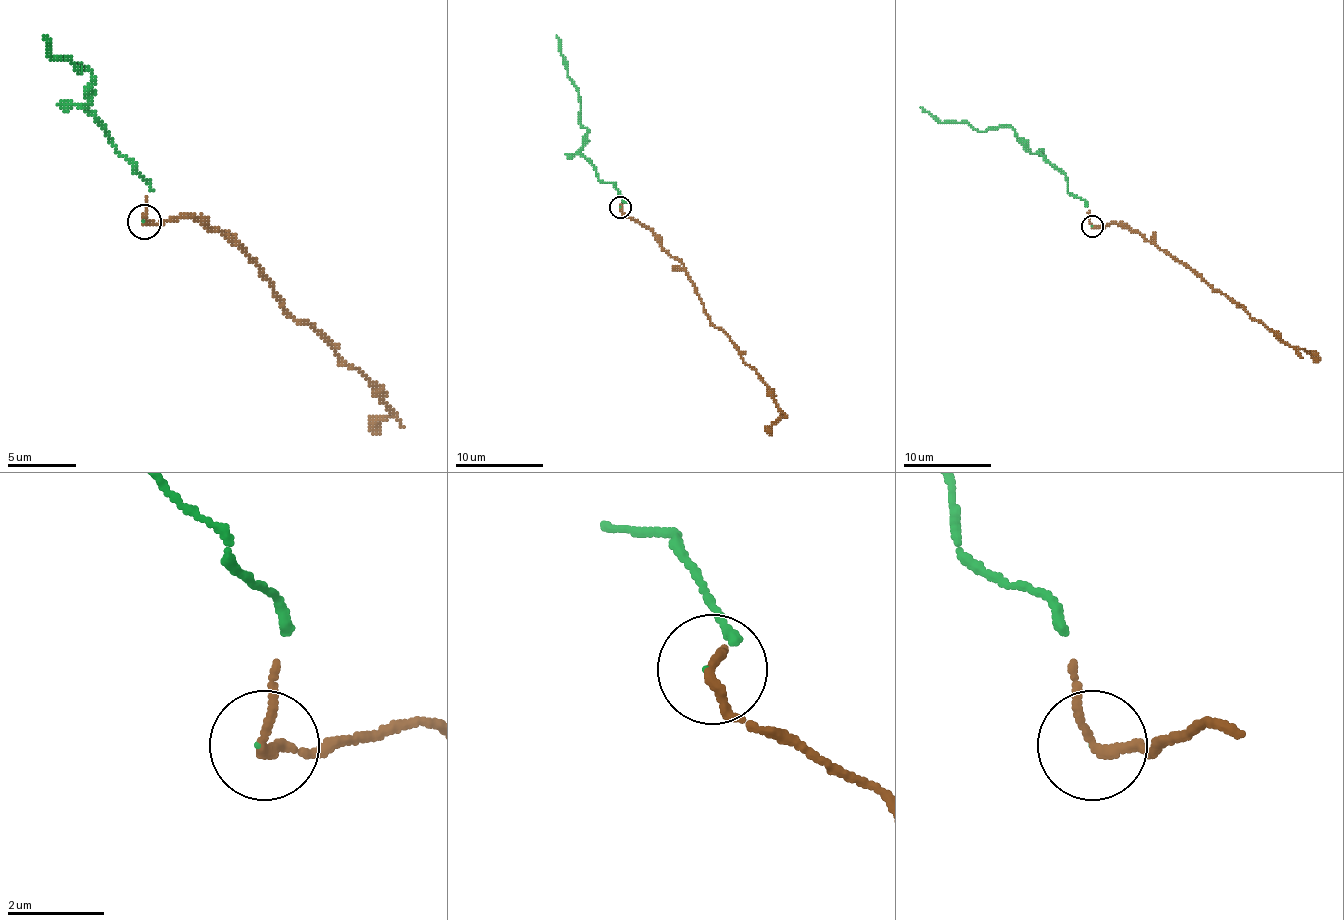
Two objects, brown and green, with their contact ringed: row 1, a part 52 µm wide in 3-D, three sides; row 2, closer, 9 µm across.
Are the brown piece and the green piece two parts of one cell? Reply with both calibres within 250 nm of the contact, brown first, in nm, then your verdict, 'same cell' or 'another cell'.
180 nm thick on the brown side, 20 nm on the other; same cell

